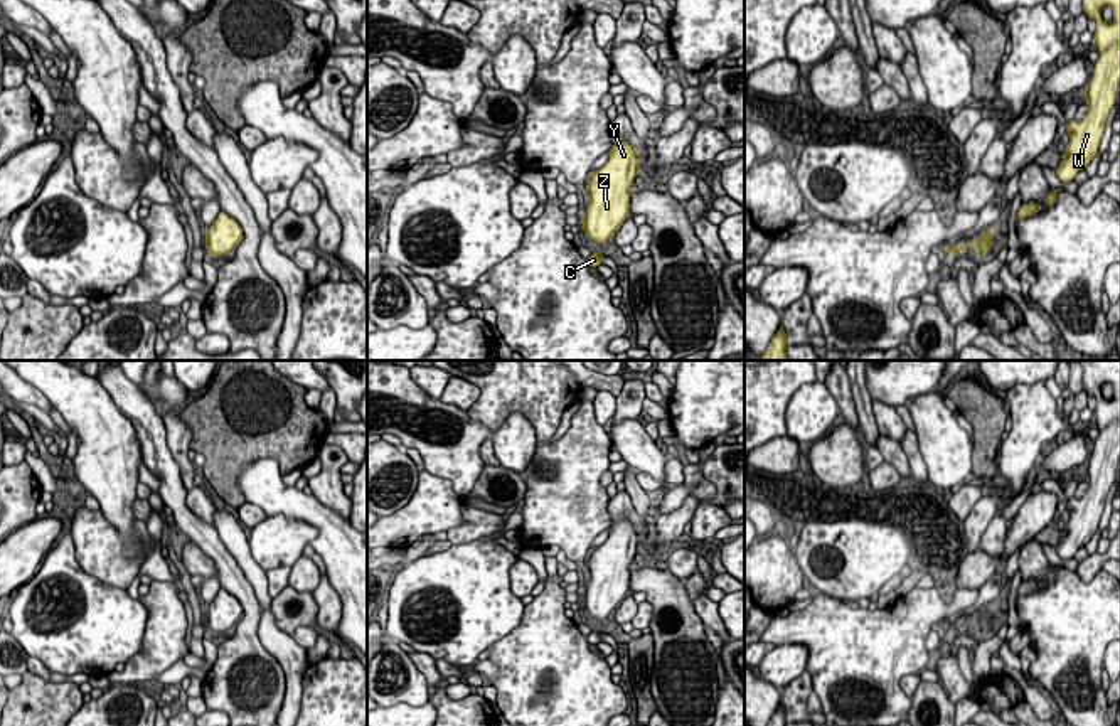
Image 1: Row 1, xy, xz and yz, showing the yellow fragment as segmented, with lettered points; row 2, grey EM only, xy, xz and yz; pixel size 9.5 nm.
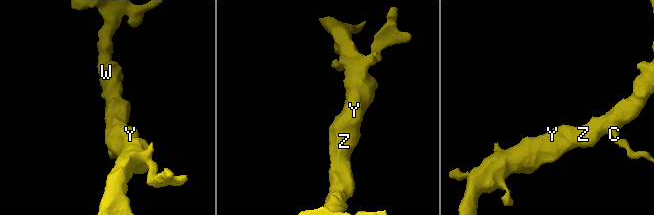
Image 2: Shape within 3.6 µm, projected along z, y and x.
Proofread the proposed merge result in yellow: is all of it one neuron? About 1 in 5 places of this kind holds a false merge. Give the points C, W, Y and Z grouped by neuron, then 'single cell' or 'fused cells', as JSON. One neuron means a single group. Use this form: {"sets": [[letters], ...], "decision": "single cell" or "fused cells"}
{"sets": [["C", "W", "Y", "Z"]], "decision": "single cell"}

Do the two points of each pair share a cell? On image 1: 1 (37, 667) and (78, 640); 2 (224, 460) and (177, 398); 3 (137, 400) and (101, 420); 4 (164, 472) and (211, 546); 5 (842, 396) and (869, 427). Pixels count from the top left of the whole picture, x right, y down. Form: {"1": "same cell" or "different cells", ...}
{"1": "different cells", "2": "different cells", "3": "different cells", "4": "same cell", "5": "different cells"}

